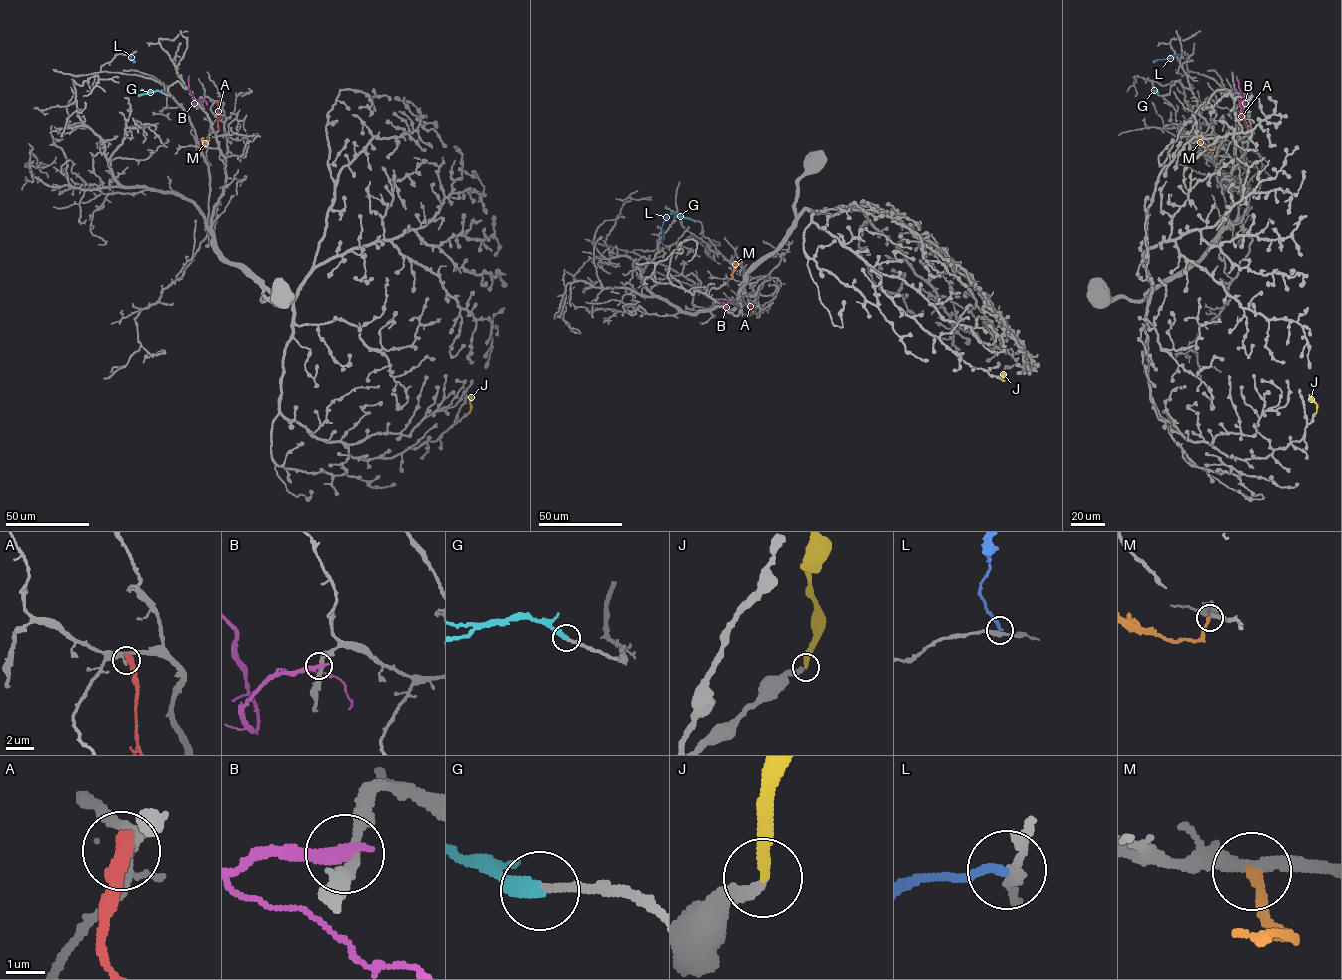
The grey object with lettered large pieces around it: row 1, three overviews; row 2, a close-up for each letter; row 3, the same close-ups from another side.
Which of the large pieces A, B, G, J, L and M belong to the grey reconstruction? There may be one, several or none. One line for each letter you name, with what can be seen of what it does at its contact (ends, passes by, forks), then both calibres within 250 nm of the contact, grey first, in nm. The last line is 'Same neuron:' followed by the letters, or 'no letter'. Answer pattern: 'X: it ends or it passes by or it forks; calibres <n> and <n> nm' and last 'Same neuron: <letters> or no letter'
G: it ends; calibres 220 and 440 nm
J: it ends; calibres 320 and 300 nm
Same neuron: G, J

